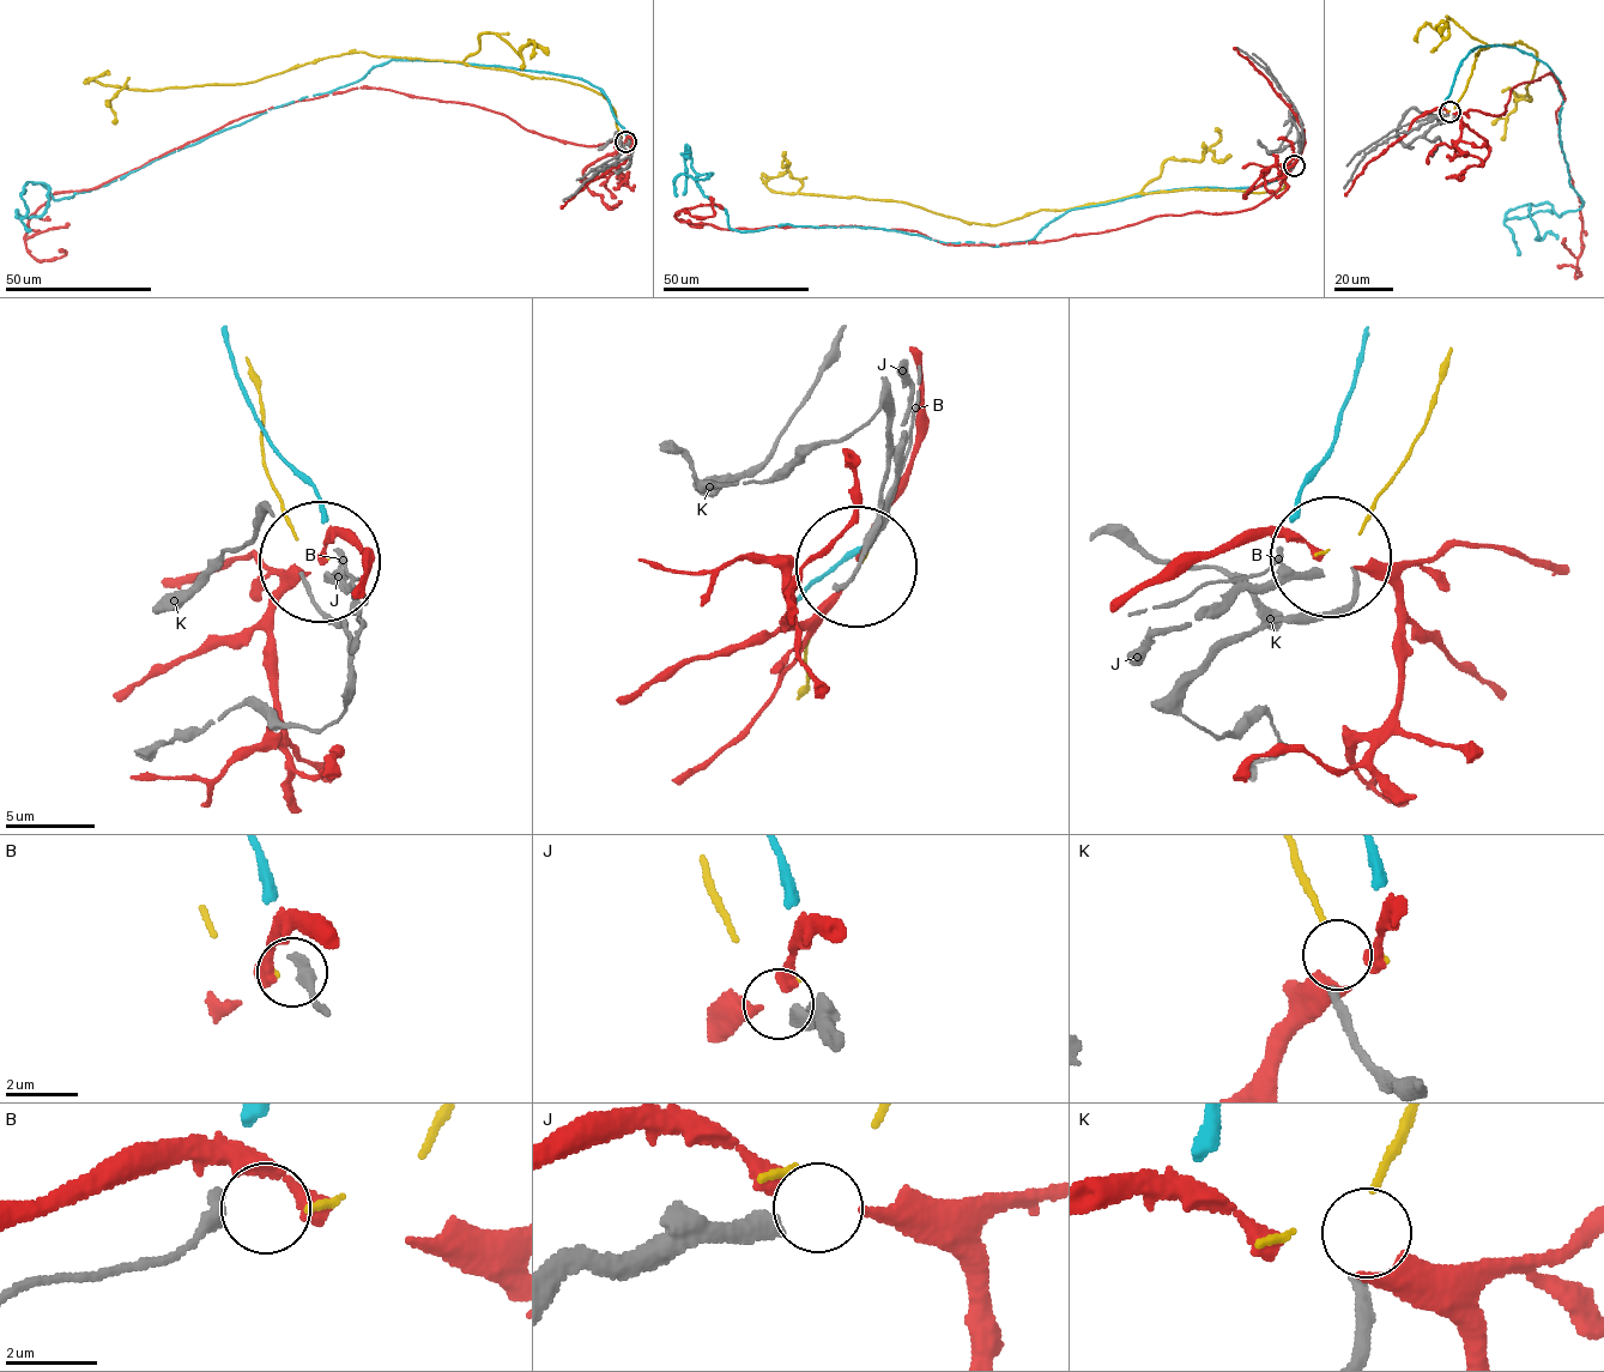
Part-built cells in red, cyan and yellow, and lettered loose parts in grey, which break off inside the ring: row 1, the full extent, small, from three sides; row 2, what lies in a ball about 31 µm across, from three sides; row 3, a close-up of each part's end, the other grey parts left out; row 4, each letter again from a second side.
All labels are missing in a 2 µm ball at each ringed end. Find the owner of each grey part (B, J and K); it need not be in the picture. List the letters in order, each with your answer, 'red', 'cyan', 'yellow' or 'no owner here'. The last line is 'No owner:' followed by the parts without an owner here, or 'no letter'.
B: yellow
J: no owner here
K: no owner here
No owner: J, K

